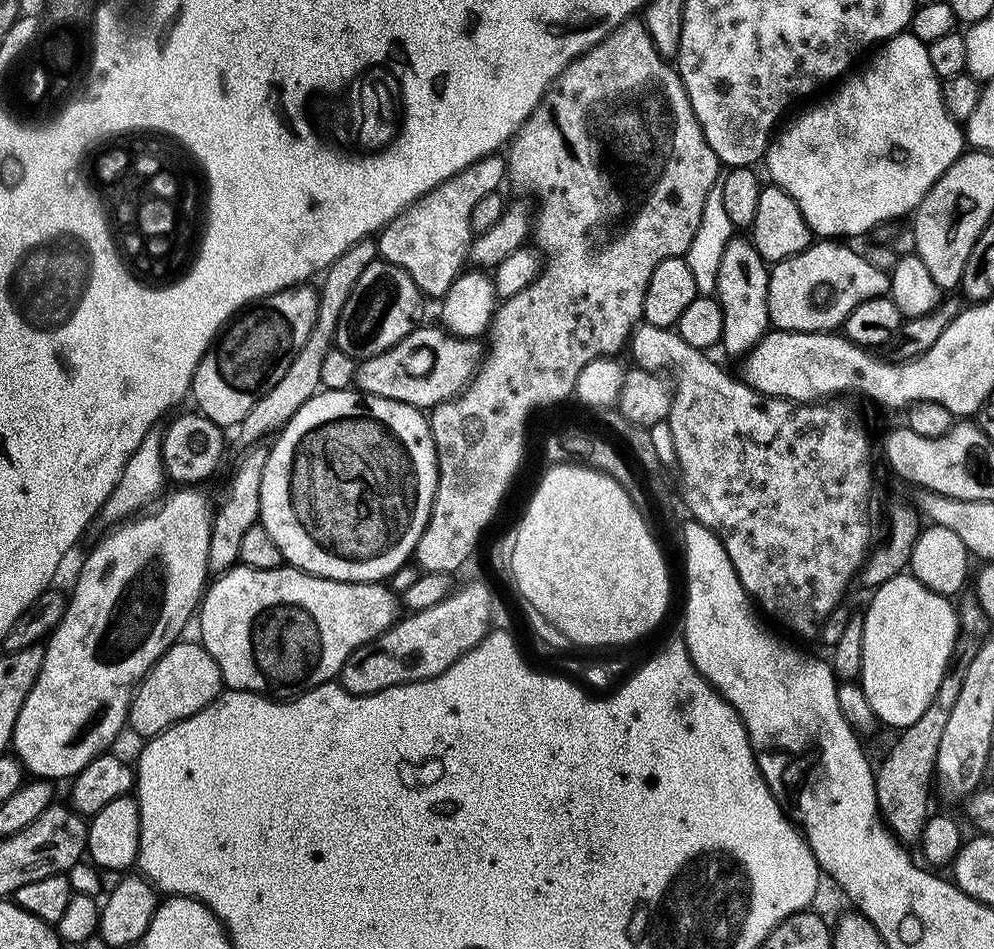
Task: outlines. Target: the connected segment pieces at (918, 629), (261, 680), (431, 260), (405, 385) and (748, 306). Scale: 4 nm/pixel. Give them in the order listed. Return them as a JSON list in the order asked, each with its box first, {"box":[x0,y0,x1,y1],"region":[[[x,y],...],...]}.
[{"box":[858,574,960,730],"region":[[[911,574],[890,578],[871,593],[868,612],[863,613],[864,641],[862,642],[862,664],[858,683],[864,687],[866,698],[881,725],[889,724],[895,730],[908,728],[922,718],[926,706],[934,698],[942,682],[948,663],[956,650],[956,637],[960,635],[958,608],[949,597],[938,594]]]},{"box":[198,563,396,694],"region":[[[237,563],[207,585],[198,605],[198,640],[212,655],[214,662],[218,662],[229,689],[261,694],[292,694],[335,681],[354,649],[369,644],[374,637],[382,635],[396,623],[396,601],[396,593],[380,582],[351,584],[345,580],[312,576],[301,568],[291,566],[258,570]]]},{"box":[378,154,508,298],"region":[[[493,154],[466,166],[466,170],[454,174],[454,178],[446,178],[446,182],[434,186],[434,190],[430,190],[422,198],[418,198],[409,208],[403,208],[382,229],[378,236],[379,259],[406,270],[406,274],[410,274],[410,278],[420,287],[421,293],[425,297],[442,298],[446,294],[446,290],[450,290],[456,277],[465,271],[468,247],[471,246],[474,239],[470,222],[470,216],[474,214],[474,206],[484,195],[497,191],[501,187],[499,184],[505,183],[507,174],[508,166],[505,157]]]},{"box":[355,326,481,410],"region":[[[417,326],[410,335],[402,338],[402,342],[390,346],[390,350],[369,360],[359,361],[355,387],[369,396],[406,402],[421,410],[431,410],[436,405],[459,396],[480,369],[481,341],[454,336],[440,326],[424,327]]]},{"box":[714,238,770,358],"region":[[[733,238],[722,253],[722,266],[718,266],[718,282],[714,293],[722,310],[720,344],[732,356],[743,358],[770,330],[768,318],[768,274],[770,268],[751,239]]]}]

